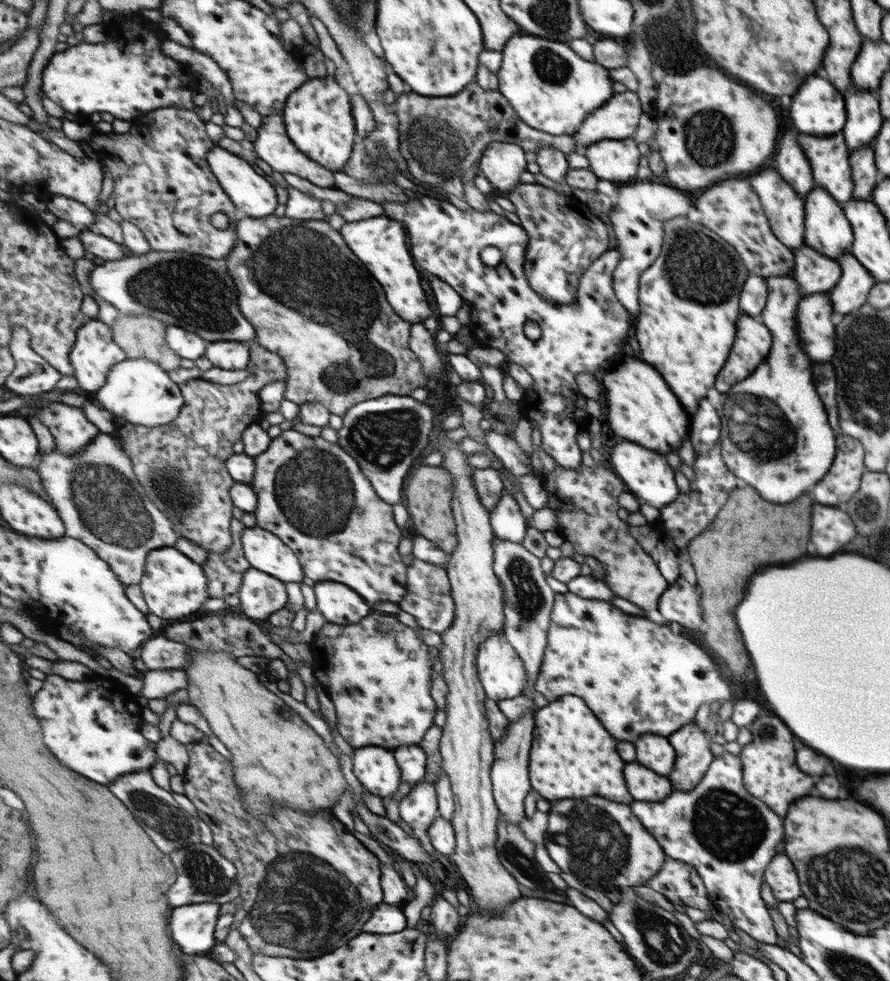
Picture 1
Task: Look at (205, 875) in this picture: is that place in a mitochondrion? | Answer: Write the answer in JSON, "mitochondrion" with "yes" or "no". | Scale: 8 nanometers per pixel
{"mitochondrion":"yes"}

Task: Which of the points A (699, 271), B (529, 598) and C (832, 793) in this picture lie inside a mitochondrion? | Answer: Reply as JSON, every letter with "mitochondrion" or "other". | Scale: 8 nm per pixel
{"A":"mitochondrion","B":"mitochondrion","C":"other"}

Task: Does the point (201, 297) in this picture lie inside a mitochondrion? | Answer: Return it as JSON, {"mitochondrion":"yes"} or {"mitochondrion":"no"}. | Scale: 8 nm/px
{"mitochondrion":"yes"}

